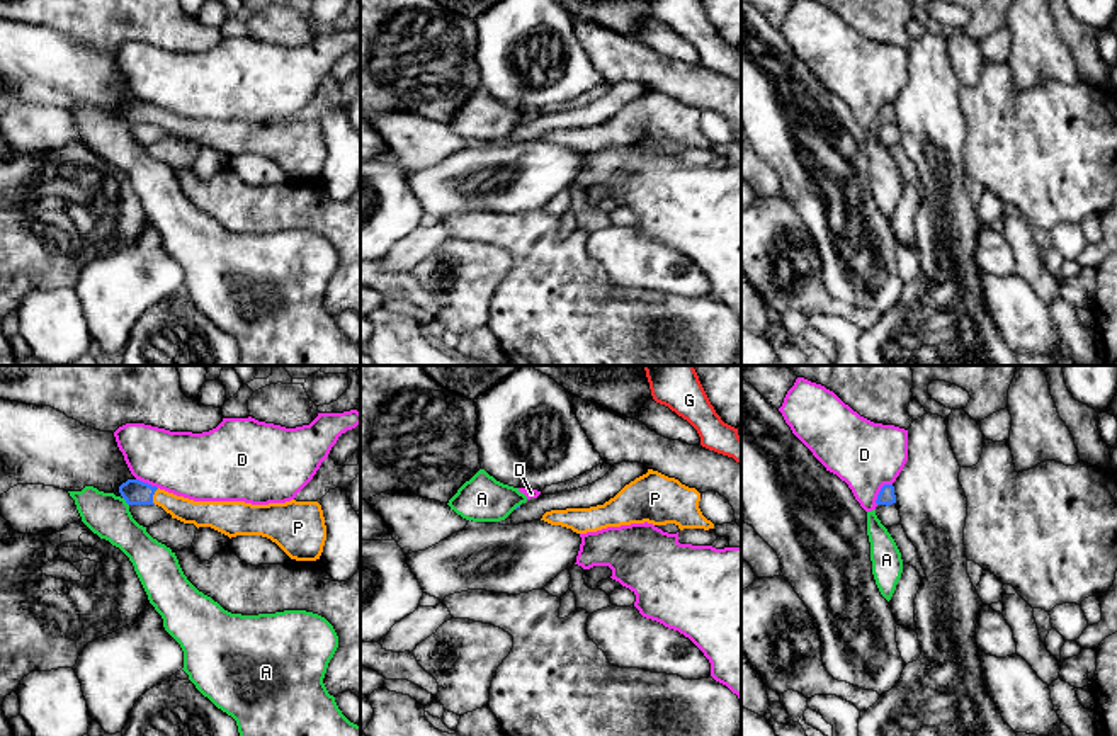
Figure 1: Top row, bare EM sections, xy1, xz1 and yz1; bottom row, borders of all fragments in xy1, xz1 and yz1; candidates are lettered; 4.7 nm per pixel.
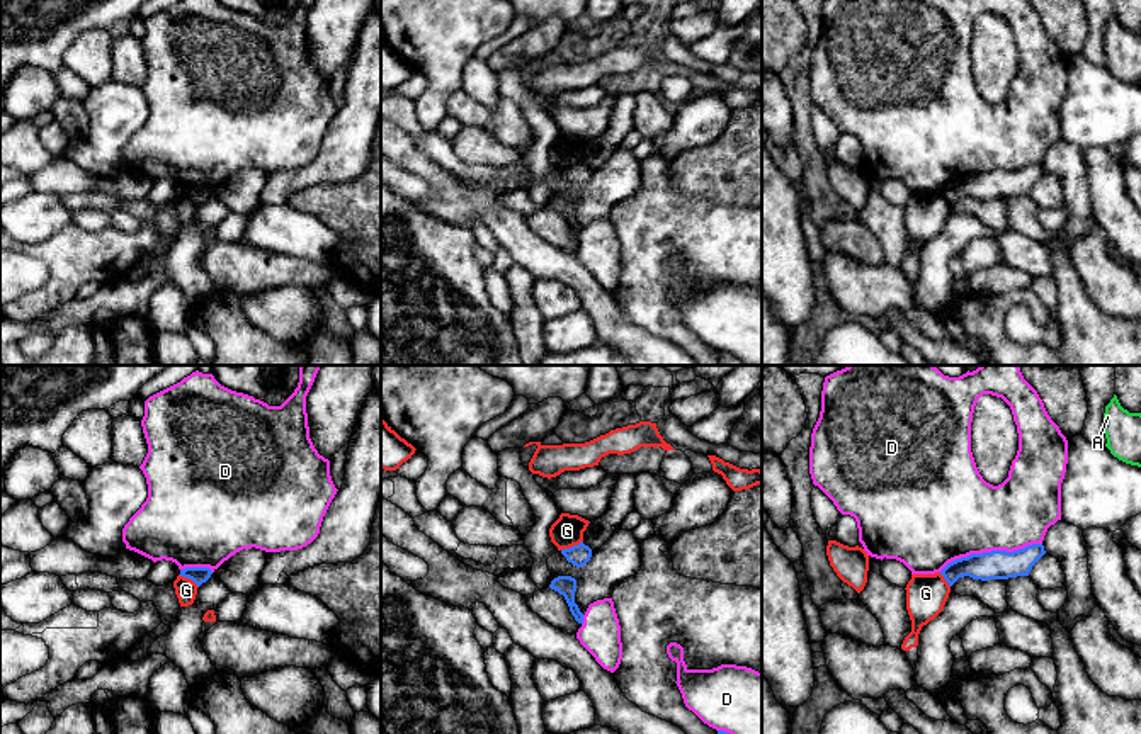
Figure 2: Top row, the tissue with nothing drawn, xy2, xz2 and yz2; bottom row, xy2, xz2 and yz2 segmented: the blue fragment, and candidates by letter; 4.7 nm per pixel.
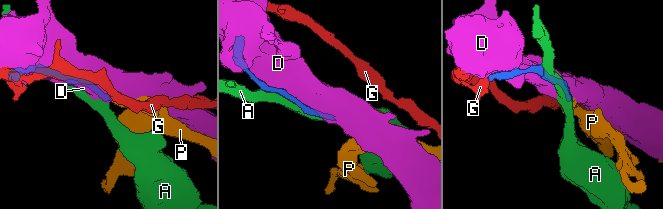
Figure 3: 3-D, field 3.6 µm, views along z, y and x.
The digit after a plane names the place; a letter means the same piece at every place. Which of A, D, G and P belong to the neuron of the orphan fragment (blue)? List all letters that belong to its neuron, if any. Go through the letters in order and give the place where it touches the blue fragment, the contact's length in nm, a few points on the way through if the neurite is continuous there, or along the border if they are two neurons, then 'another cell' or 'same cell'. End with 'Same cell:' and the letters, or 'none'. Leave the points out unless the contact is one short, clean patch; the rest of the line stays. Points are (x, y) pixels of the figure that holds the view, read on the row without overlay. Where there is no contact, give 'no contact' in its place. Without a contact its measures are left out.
A: xy1 (126, 121) | 50 nm | another cell
D: yz2 (992, 170) | 500 nm | another cell
G: xz2 (573, 165) | 120 nm | along xz2 (582, 160), (561, 170) | another cell
P: xy1 (152, 116) | 80 nm | across xy1 (135, 111), (152, 116), (201, 133) | same cell
Same cell: P

